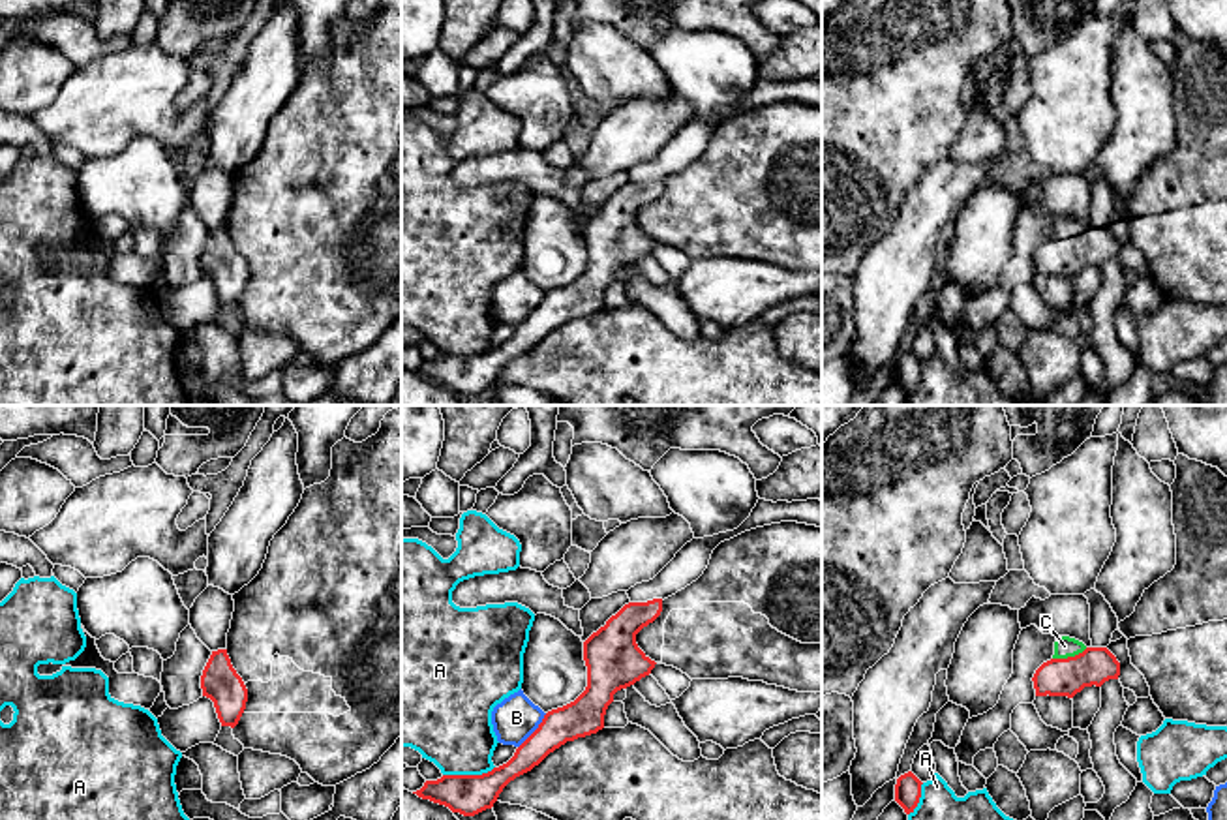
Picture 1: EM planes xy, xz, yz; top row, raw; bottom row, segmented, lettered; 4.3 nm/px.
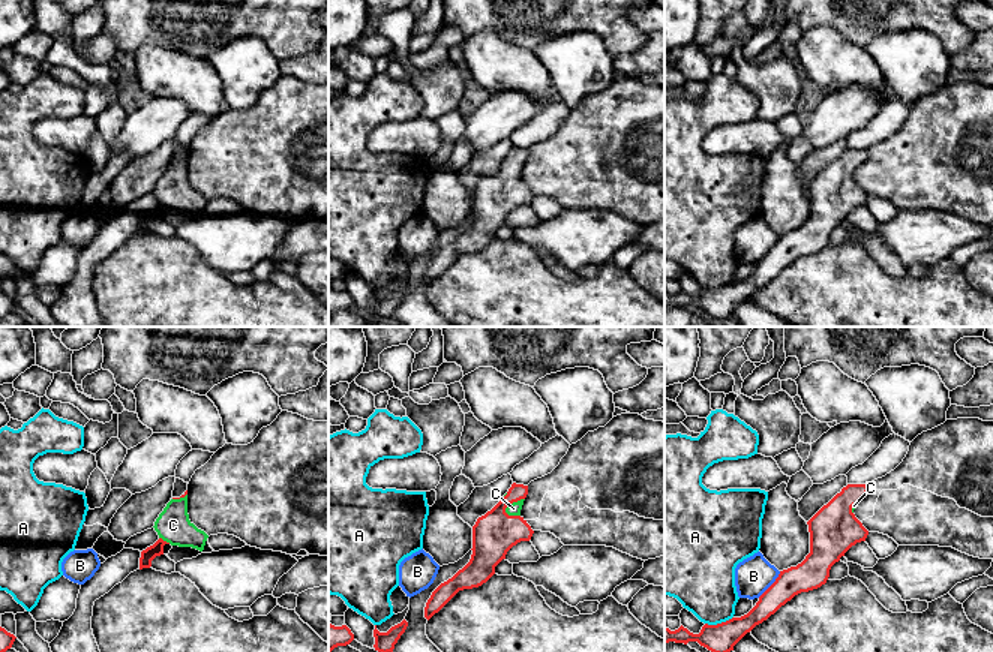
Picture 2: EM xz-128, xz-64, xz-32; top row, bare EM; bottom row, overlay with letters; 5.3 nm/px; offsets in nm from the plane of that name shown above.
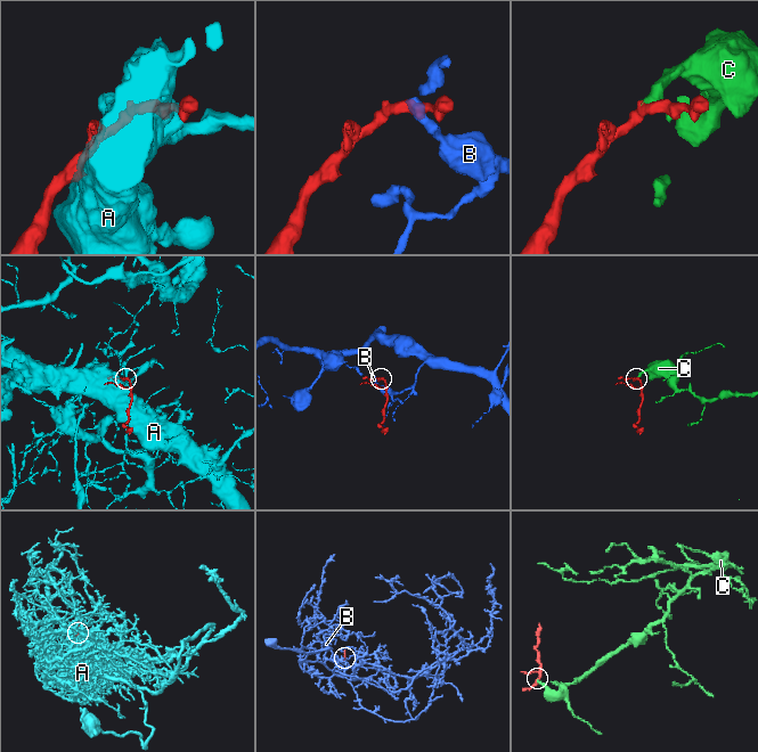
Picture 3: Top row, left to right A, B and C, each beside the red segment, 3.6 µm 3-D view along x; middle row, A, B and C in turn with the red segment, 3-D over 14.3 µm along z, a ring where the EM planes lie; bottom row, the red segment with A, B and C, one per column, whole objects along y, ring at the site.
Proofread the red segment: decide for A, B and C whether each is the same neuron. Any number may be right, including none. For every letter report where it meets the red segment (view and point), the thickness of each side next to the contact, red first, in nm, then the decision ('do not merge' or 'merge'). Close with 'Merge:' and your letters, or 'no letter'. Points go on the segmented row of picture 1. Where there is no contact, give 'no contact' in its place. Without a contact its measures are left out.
A: xz (468, 775) | 180/360 nm | do not merge
B: xz (535, 730) | 160/190 nm | do not merge
C: yz (1070, 657) | 160/90 nm | merge
Merge: C

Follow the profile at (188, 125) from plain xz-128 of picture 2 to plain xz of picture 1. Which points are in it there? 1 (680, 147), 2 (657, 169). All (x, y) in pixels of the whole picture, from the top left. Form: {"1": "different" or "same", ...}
{"1": "same", "2": "same"}

